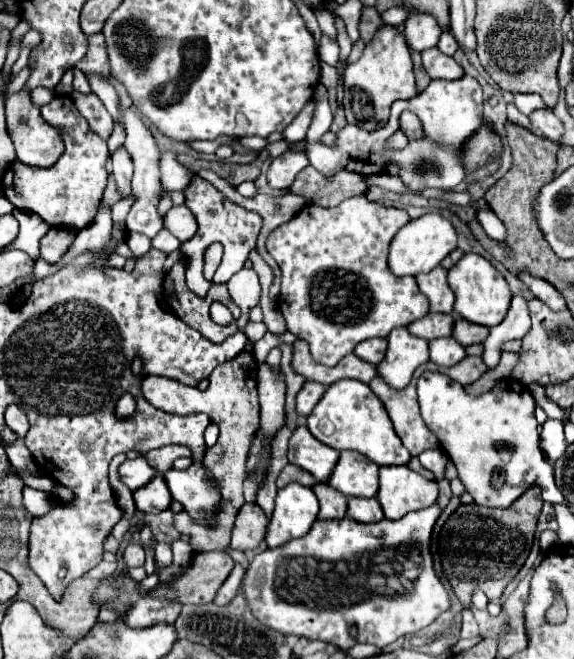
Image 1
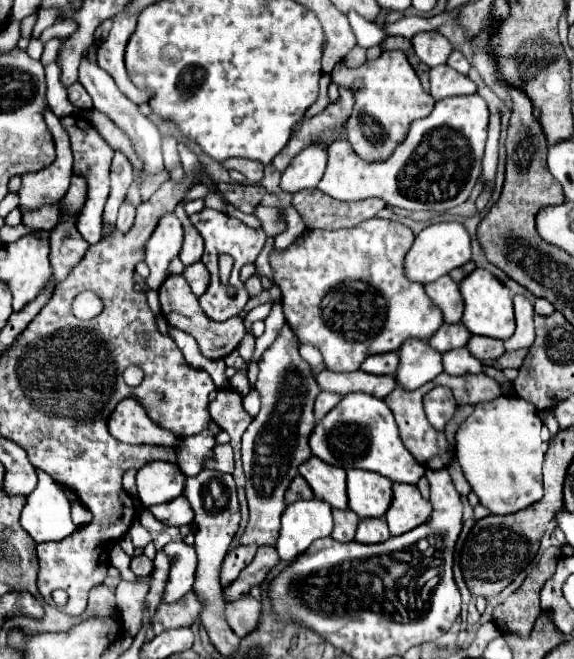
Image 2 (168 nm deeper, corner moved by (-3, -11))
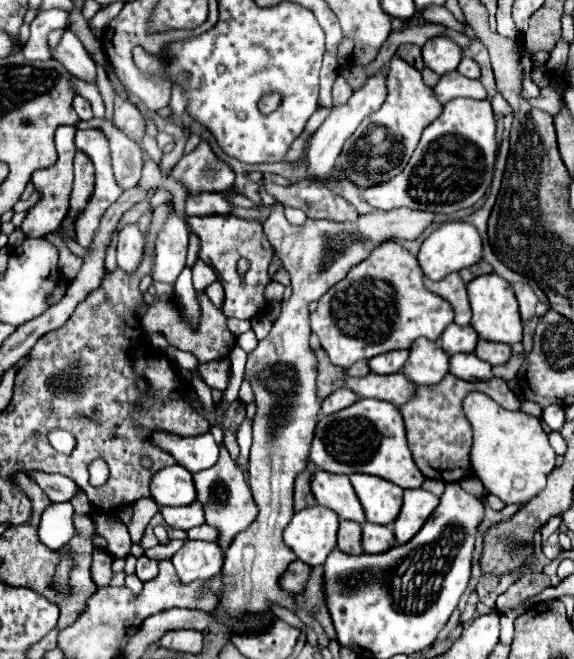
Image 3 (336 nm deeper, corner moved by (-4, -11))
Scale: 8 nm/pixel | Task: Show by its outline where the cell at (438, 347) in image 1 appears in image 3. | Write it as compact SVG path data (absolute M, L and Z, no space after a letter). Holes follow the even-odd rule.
M474 353L464 355L452 355L450 357L450 373L464 381L480 381L480 379L492 379L492 367L490 363L478 359Z

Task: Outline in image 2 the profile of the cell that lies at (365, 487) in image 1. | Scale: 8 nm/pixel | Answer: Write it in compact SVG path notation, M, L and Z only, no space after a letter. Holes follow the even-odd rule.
M347 469L349 509L361 519L383 517L391 503L391 481L379 473L363 469Z

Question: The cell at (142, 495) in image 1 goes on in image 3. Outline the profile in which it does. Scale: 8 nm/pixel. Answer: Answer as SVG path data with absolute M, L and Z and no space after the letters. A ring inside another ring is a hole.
M194 501L186 507L162 507L160 509L164 521L174 529L192 529L198 525L204 525L204 509L200 501Z

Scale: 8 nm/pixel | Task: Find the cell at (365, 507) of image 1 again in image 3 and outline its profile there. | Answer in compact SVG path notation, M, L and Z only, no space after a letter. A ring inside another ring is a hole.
M364 523L362 525L362 547L364 553L378 555L388 551L390 547L396 545L396 537L390 525L374 525L374 523Z

